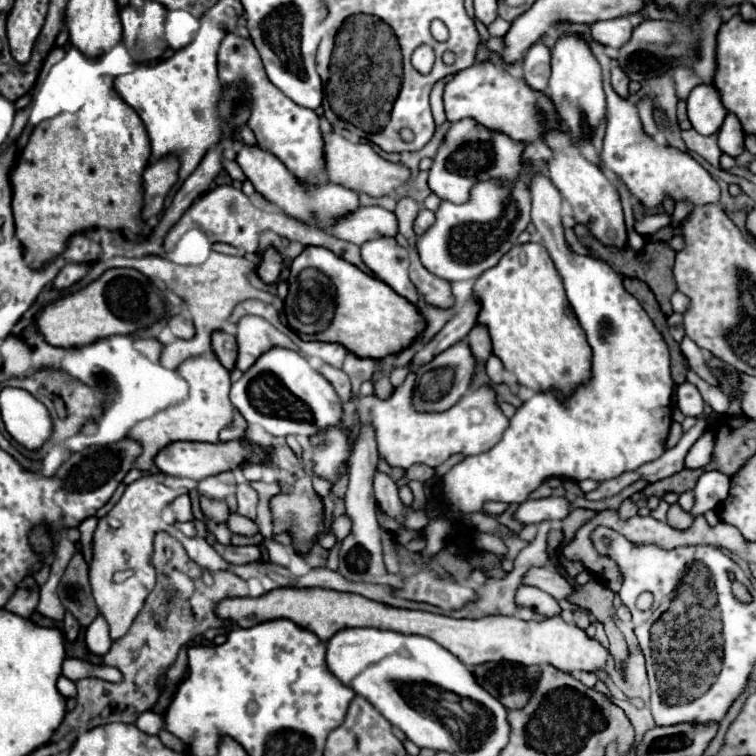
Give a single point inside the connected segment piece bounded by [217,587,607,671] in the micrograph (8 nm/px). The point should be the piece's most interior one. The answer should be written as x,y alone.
497,638

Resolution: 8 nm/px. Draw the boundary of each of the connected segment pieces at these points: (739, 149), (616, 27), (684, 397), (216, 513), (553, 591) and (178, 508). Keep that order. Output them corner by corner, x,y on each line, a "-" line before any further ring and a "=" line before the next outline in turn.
729,113
725,117
723,127
719,129
719,147
721,147
721,151
731,155
731,157
741,155
743,153
743,139
745,139
745,135
743,135
743,129
741,129
737,117
=
627,17
597,21
591,25
591,37
603,43
605,47
613,47
613,49
623,47
631,39
631,33
633,33
633,23
=
685,381
677,387
677,407
681,409
683,415
699,417
703,413
703,405
705,405
705,401
693,383
=
201,497
201,509
207,523
225,523
229,519
229,509
225,501
213,501
207,497
=
533,567
533,569
529,569
529,573
525,575
525,585
539,587
541,591
553,595
555,599
567,599
569,595
575,593
575,587
555,567
=
181,495
171,503
177,521
193,521
193,513
191,513
191,499
189,495

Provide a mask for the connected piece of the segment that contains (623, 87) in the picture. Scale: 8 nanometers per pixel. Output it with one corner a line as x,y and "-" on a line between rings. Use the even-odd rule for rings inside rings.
613,63
611,67
611,83
613,83
613,89
621,95
621,97
627,97
627,85
629,85
629,77
625,75
625,71
621,71
621,67
617,67
617,63

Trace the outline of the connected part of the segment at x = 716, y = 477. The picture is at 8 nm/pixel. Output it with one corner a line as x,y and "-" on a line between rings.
705,471
695,489
693,489
693,509
689,511
693,517
703,515
709,509
717,509
729,495
729,479
721,471

